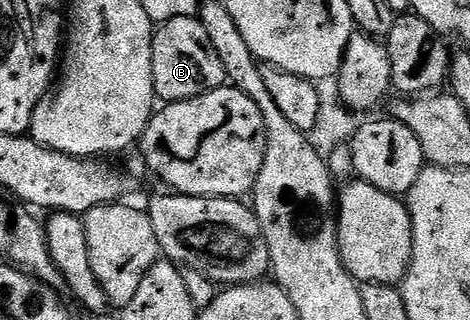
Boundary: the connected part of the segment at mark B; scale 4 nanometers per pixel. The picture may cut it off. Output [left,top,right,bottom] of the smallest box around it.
[151,16,226,101]

